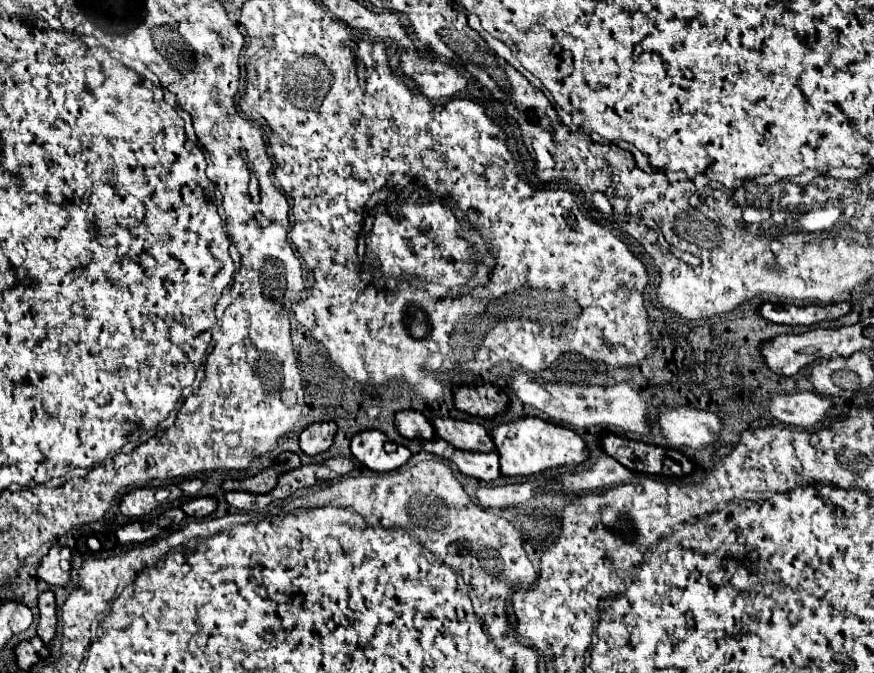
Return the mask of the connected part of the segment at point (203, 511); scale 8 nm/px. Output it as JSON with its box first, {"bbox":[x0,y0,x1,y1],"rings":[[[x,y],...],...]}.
{"bbox":[182,498,218,518],"rings":[[[194,498],[182,506],[182,510],[192,518],[206,518],[218,508],[216,498]]]}

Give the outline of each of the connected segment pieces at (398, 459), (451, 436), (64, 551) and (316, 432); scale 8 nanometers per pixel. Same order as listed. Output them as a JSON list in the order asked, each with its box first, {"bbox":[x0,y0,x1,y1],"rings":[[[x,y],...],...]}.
[{"bbox":[352,430,410,472],"rings":[[[366,430],[366,432],[360,432],[352,438],[352,454],[356,456],[358,462],[362,462],[364,466],[368,466],[370,470],[374,472],[390,472],[390,470],[396,470],[400,466],[404,466],[408,460],[410,460],[410,450],[406,446],[396,446],[396,450],[388,450],[388,440],[386,440],[386,434],[380,432],[380,430]]]},{"bbox":[432,418,496,452],"rings":[[[434,418],[432,424],[436,424],[436,434],[458,450],[468,450],[468,452],[496,450],[496,444],[488,434],[488,430],[476,422],[464,422],[454,418]]]},{"bbox":[38,546,72,586],"rings":[[[54,546],[42,558],[38,574],[50,586],[66,586],[70,582],[70,568],[72,568],[70,562],[72,562],[70,548],[66,548],[66,546]]]},{"bbox":[300,422,338,456],"rings":[[[320,422],[320,424],[308,426],[300,434],[300,448],[302,448],[302,452],[308,454],[308,456],[316,456],[316,454],[326,452],[334,444],[336,430],[338,428],[336,428],[334,422]]]}]

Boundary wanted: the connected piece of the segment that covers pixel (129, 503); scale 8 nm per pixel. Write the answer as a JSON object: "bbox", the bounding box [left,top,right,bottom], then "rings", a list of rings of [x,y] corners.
{"bbox":[120,488,158,518],"rings":[[[138,488],[122,498],[120,512],[130,518],[140,518],[140,516],[146,516],[148,512],[152,512],[156,506],[158,506],[158,502],[154,500],[152,488]]]}

